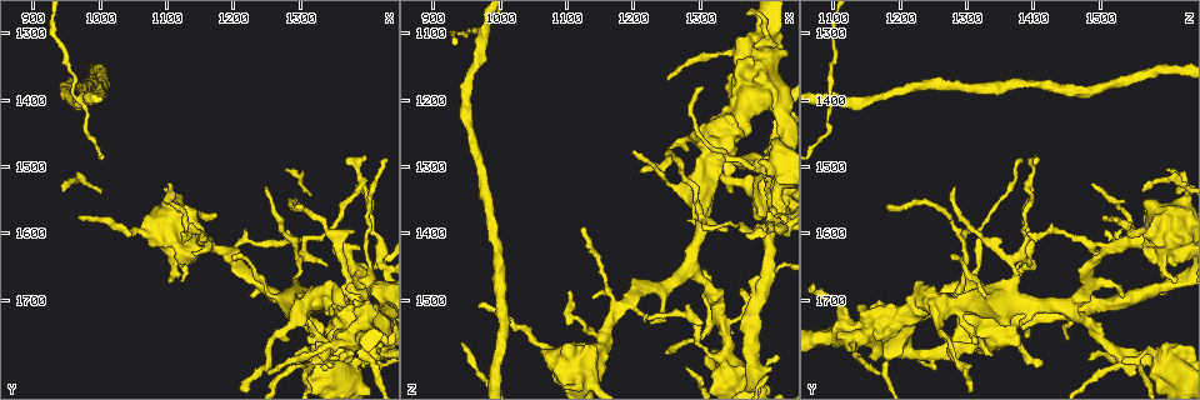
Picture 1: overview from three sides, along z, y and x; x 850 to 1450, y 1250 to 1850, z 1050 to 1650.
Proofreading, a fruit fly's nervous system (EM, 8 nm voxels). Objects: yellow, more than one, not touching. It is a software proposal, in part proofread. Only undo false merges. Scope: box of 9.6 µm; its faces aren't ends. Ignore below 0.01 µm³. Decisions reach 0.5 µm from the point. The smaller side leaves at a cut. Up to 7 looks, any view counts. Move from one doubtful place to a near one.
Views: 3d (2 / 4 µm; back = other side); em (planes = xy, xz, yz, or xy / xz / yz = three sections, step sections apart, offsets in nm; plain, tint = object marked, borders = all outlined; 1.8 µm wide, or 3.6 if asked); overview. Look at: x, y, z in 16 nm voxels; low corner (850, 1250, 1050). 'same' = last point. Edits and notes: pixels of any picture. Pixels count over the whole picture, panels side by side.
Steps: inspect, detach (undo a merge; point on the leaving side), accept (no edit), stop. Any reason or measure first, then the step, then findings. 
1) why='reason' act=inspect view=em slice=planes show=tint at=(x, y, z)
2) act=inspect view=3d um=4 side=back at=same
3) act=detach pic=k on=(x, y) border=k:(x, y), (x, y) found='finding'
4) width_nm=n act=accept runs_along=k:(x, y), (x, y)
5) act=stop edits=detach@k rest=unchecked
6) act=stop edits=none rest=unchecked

why='sharp bend' act=inspect view=3d um=2 at=(1330, 1760, 1315)

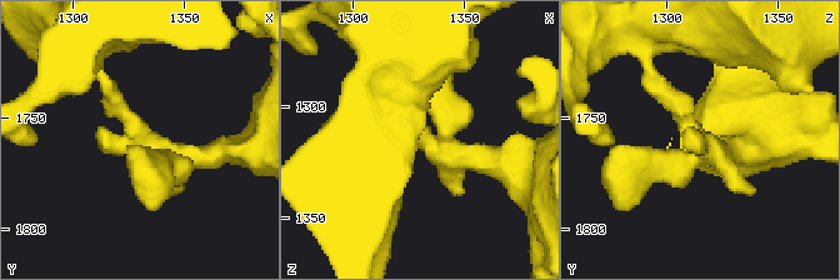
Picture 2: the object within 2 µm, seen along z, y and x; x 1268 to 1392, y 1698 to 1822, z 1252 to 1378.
why='shape alone is not enough' act=inspect view=em slice=planes show=tint at=(1332, 1761, 1316)

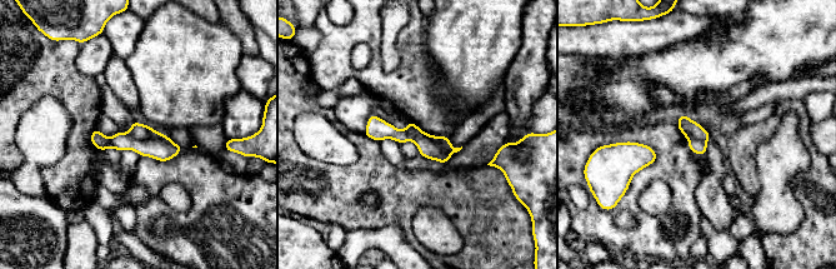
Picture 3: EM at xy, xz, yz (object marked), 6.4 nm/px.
act=detach pic=3 on=(160, 147) found='two neurons meet here'

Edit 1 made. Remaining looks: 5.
act=inspect view=overview

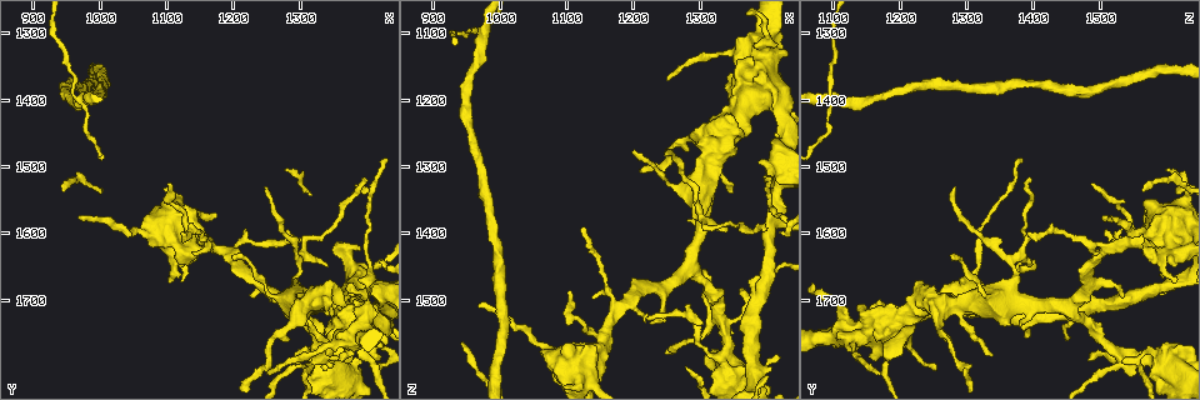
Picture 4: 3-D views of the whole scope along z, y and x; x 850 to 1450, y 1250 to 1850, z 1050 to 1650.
why='looks like a crossing' act=inspect view=em slice=xy step=8 show=borders at=(970, 1405, 1100)

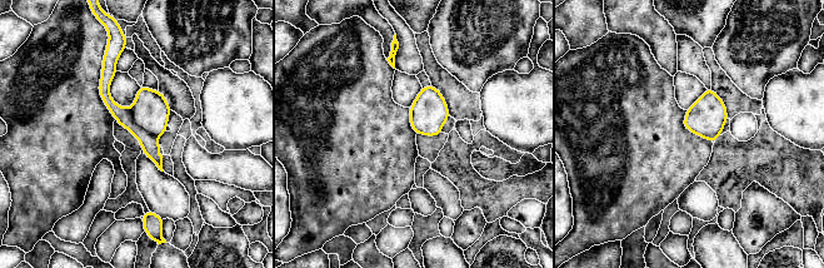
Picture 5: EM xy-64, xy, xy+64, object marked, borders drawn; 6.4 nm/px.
act=inspect view=em slice=planes show=borders at=same

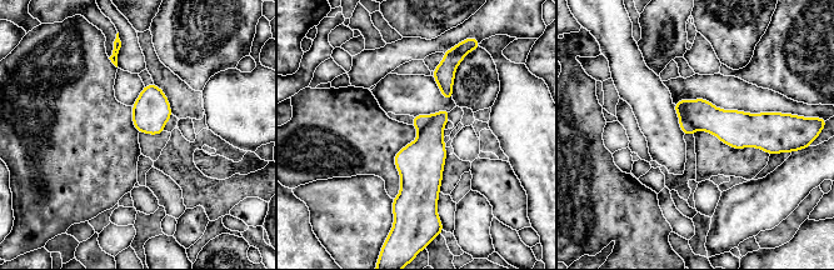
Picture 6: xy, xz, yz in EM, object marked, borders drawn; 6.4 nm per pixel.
act=detach pic=6 on=(687, 128) border=6:(678, 116), (683, 116), (695, 130) found='a second neuron is stuck on'

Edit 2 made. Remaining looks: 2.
act=inspect view=overview

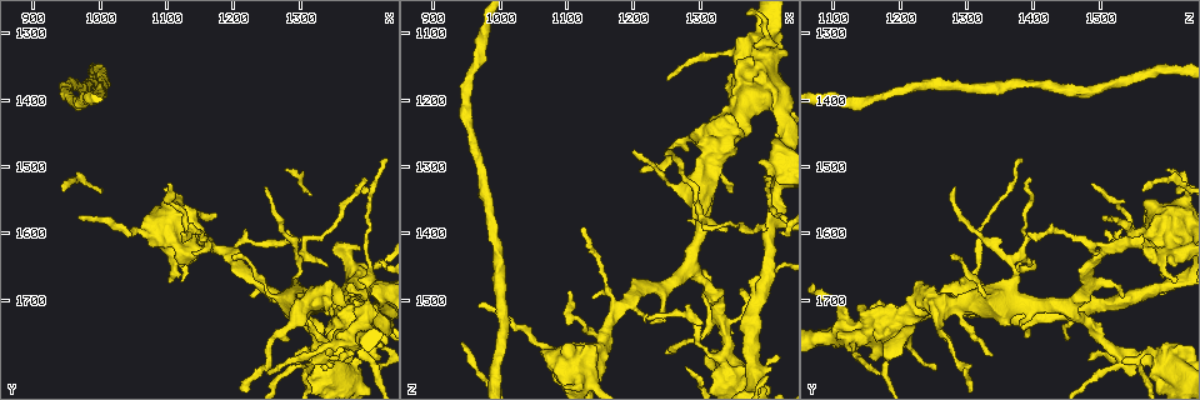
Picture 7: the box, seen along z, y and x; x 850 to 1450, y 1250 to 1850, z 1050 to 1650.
why='closes a loop' act=inspect view=em slice=planes show=tint at=(1330, 1780, 1535)

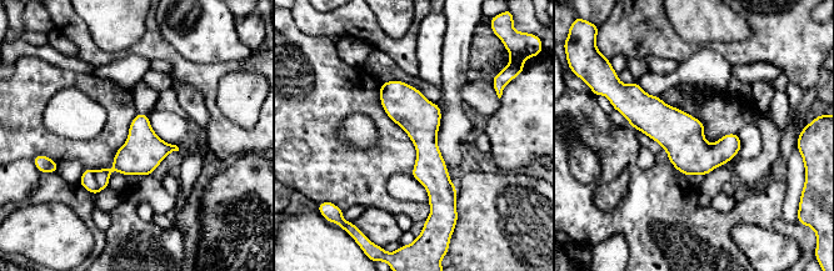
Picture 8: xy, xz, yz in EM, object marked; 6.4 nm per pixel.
act=detach pic=8 on=(88, 180) border=8:(94, 171), (96, 181), (95, 194) found='two neurons meet here'

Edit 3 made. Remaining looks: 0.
act=stop edits=detach@3,detach@6,detach@8 rest=unchecked

